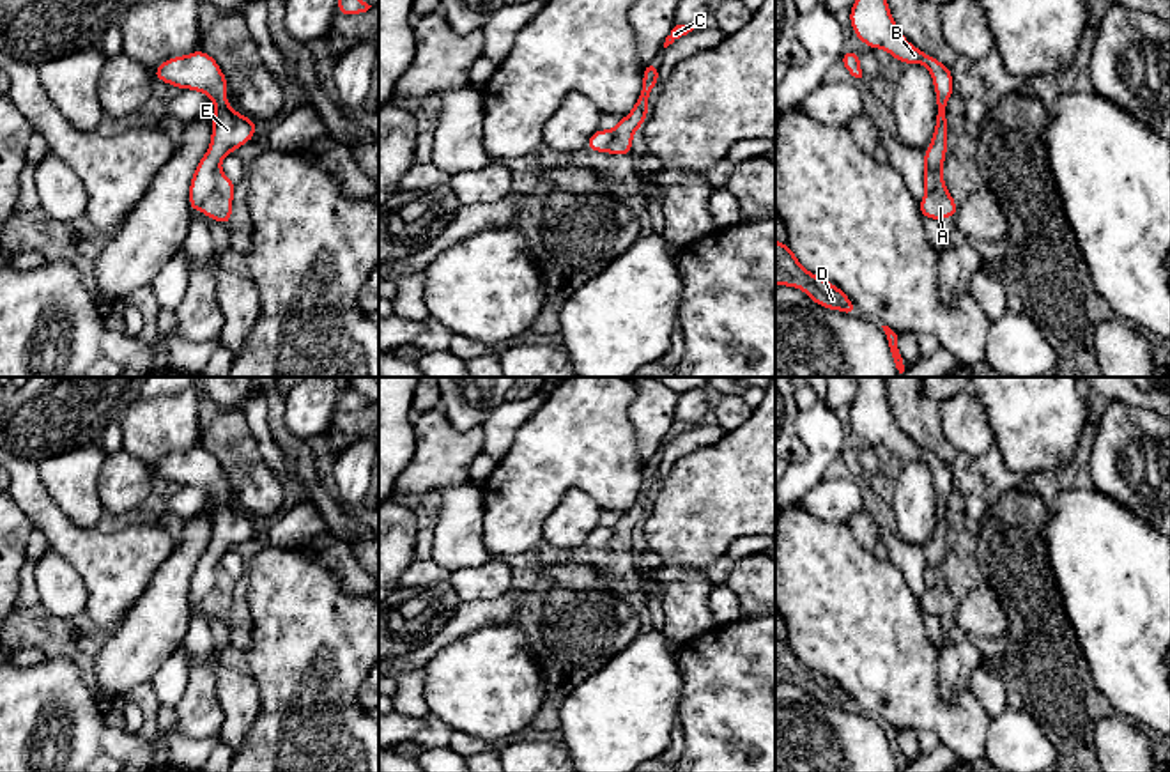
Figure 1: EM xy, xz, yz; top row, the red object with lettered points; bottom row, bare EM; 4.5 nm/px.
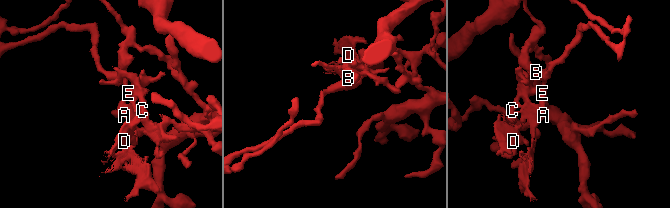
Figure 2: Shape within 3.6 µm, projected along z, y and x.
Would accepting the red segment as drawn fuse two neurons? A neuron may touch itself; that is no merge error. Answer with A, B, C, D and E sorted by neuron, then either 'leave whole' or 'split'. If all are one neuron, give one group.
A C D / B E | split

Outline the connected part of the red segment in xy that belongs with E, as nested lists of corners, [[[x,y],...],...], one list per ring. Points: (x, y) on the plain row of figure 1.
[[[196,446],[184,453],[172,453],[158,462],[152,473],[179,487],[193,485],[214,496],[211,542],[189,581],[189,606],[202,607],[202,600],[214,588],[223,554],[255,535],[257,517],[237,510],[227,499],[227,473],[205,448]]]

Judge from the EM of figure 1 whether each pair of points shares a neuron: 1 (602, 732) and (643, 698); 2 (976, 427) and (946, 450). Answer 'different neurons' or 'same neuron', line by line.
1: same neuron
2: different neurons

